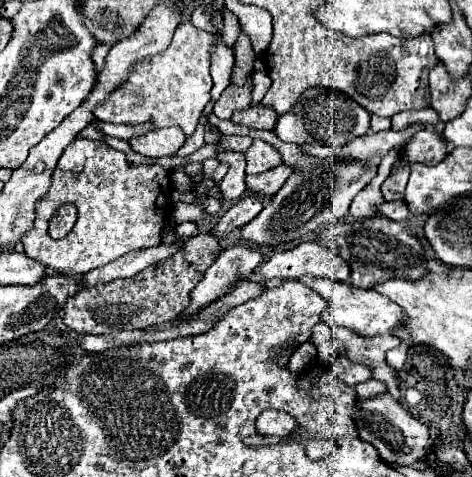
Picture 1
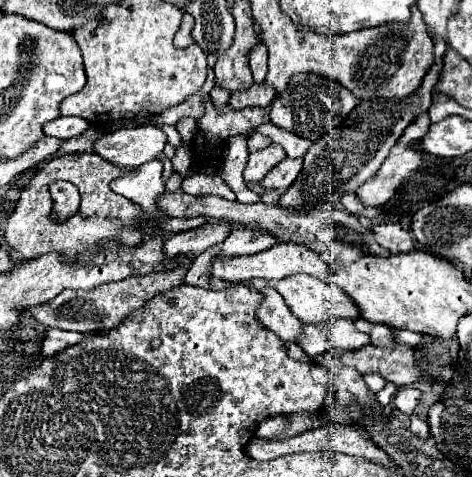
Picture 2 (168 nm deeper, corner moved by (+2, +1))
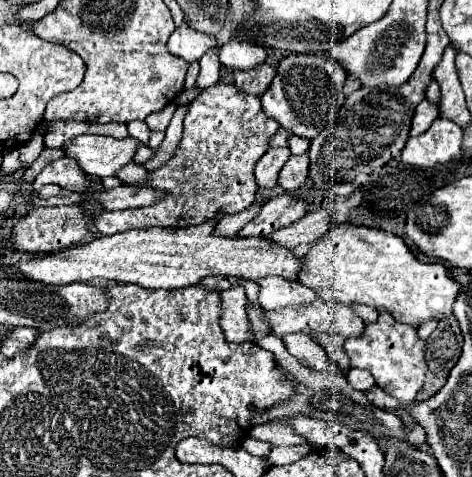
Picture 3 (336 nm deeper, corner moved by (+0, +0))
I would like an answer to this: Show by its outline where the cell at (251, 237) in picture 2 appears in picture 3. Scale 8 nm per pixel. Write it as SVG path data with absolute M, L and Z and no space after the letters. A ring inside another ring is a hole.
M290 192L278 194L262 206L260 214L248 226L244 226L238 232L238 236L240 238L268 236L270 232L300 220L306 214L306 208L308 208L308 202L302 198L296 198L294 194Z

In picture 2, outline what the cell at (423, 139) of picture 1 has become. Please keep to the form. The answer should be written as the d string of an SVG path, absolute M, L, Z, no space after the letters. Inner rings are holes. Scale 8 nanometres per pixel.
M402 147L392 151L380 167L380 175L376 173L370 181L366 181L356 195L366 205L384 205L398 187L424 165L424 153L416 147Z

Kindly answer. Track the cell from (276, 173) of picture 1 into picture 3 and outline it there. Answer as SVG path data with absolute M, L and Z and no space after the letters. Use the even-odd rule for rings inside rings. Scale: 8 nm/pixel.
M302 154L302 156L290 156L288 162L284 164L282 172L280 172L278 184L280 184L286 192L298 190L298 188L306 182L306 178L308 178L308 164L310 164L308 154Z

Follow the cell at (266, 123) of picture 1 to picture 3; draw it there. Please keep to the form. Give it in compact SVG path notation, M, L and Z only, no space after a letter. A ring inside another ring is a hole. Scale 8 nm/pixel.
M264 62L252 70L232 70L232 74L234 74L234 84L242 92L262 96L274 78L274 68L268 62Z

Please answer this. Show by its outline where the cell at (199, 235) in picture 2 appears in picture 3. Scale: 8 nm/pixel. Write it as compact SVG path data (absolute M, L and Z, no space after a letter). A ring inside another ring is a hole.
M254 202L252 206L248 206L248 208L244 208L242 212L238 212L238 214L232 214L232 216L224 216L218 224L216 224L216 228L214 228L214 234L218 234L218 236L236 236L258 212L260 212L260 204L258 202Z

